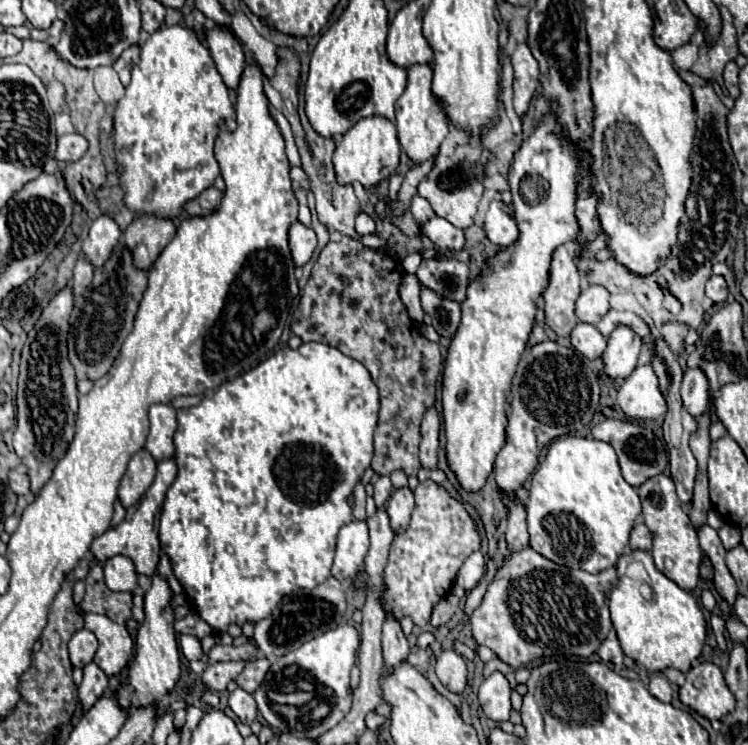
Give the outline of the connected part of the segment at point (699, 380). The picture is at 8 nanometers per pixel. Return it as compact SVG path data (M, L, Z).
M688 369L684 373L680 395L682 395L684 409L690 415L700 417L710 407L710 385L706 373L702 369Z

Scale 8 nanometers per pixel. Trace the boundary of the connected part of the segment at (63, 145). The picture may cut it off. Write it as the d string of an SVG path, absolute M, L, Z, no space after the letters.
M78 133L62 135L62 137L58 137L58 147L56 147L54 159L72 163L72 161L78 161L86 153L86 149L88 149L88 143L82 135L78 135Z

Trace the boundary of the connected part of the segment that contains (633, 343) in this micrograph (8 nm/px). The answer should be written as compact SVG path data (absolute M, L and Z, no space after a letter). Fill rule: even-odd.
M618 327L608 339L608 349L602 355L604 373L614 381L624 381L638 365L642 339L630 327Z

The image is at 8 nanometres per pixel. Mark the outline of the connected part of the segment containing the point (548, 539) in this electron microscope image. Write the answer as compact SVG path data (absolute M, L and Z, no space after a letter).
M558 437L550 443L544 461L540 461L536 473L532 475L530 499L526 503L530 547L556 565L600 573L616 565L628 545L628 535L640 511L640 497L636 489L622 479L618 459L608 443L586 437Z

